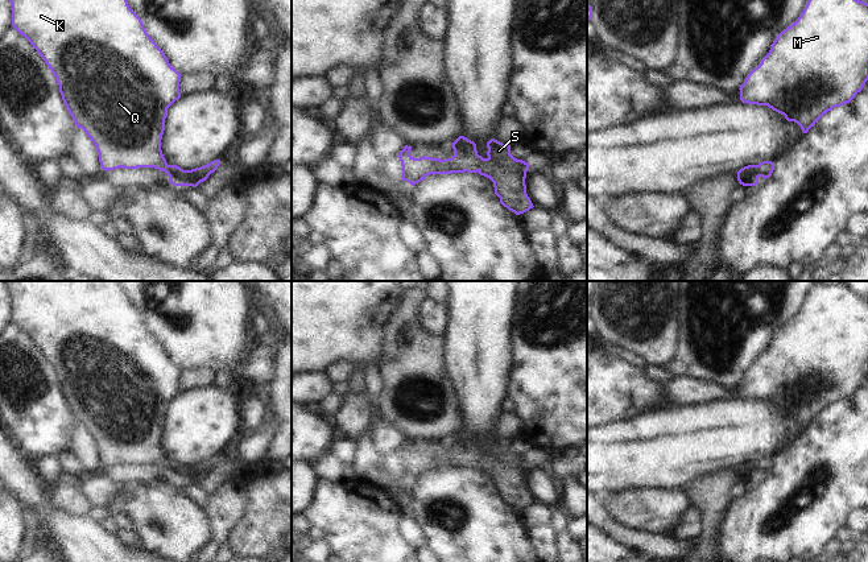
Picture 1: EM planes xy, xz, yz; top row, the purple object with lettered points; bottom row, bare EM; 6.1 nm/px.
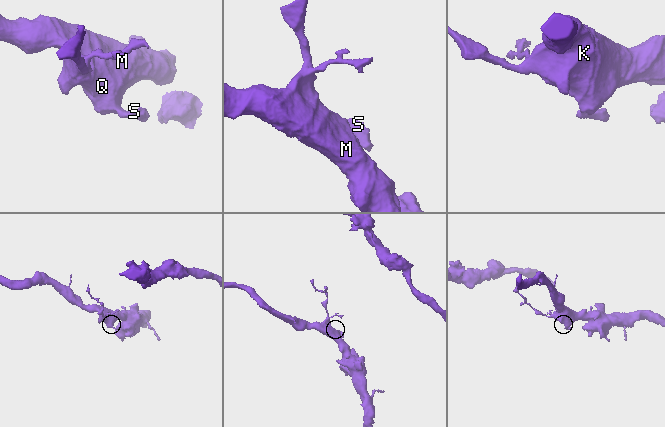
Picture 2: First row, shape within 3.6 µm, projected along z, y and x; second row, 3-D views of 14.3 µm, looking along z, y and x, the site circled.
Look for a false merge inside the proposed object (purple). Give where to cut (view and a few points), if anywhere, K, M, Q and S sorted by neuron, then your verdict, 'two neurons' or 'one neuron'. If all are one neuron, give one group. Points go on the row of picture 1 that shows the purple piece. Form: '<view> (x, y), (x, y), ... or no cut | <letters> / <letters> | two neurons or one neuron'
no cut | K M Q S | one neuron

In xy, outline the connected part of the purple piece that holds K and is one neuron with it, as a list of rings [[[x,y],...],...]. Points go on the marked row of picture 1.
[[[9,0],[9,3],[12,26],[33,45],[51,70],[69,113],[77,128],[82,128],[94,142],[103,170],[154,168],[165,172],[169,183],[174,186],[197,187],[218,169],[220,160],[191,170],[166,162],[161,140],[168,108],[181,98],[182,75],[170,66],[127,0]]]

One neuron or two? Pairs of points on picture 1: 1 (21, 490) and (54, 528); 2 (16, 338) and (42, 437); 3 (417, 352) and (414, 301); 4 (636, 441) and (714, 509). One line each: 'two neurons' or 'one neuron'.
1: one neuron
2: one neuron
3: one neuron
4: two neurons

